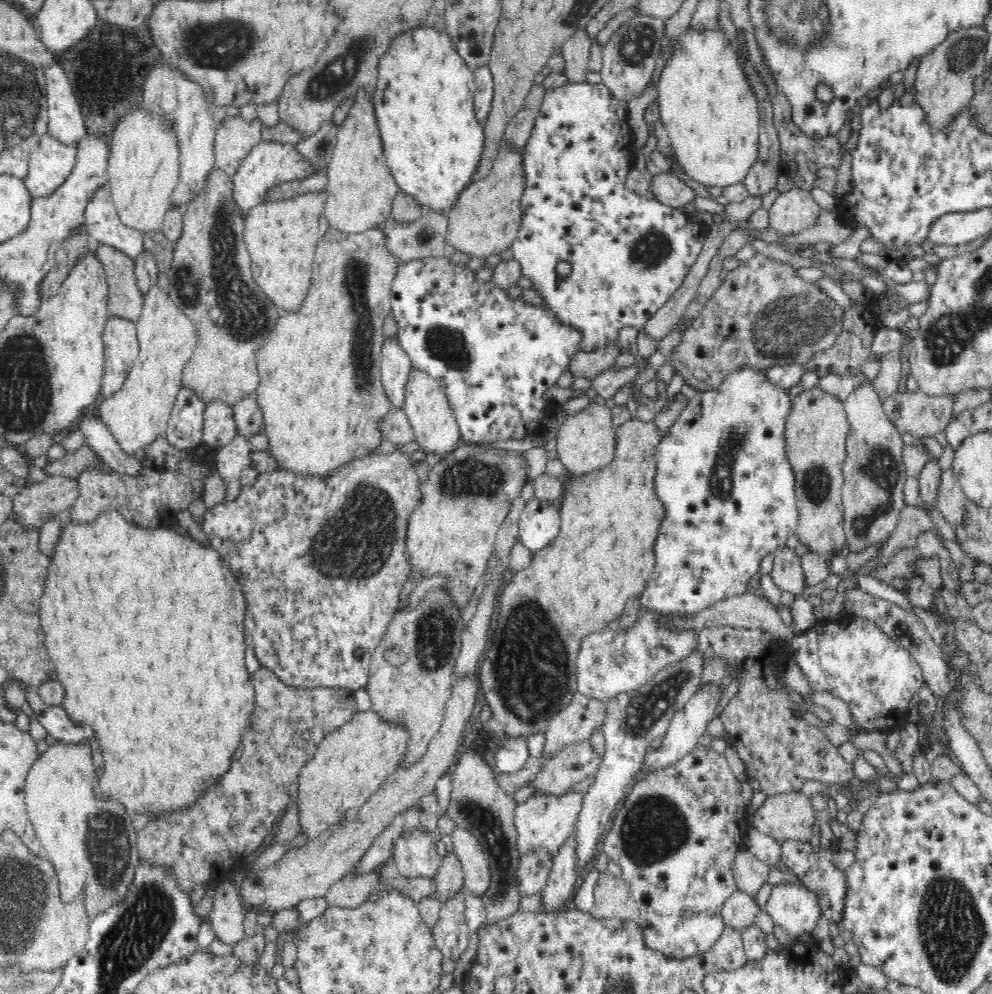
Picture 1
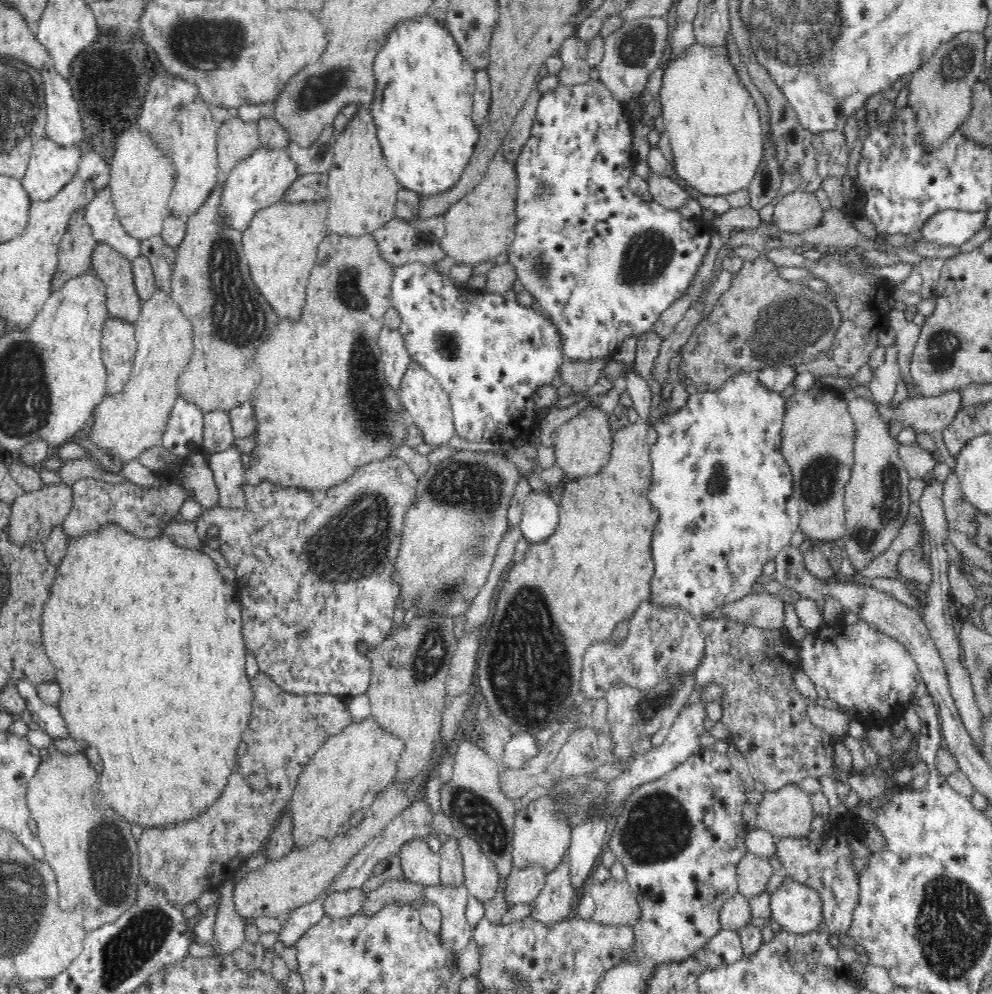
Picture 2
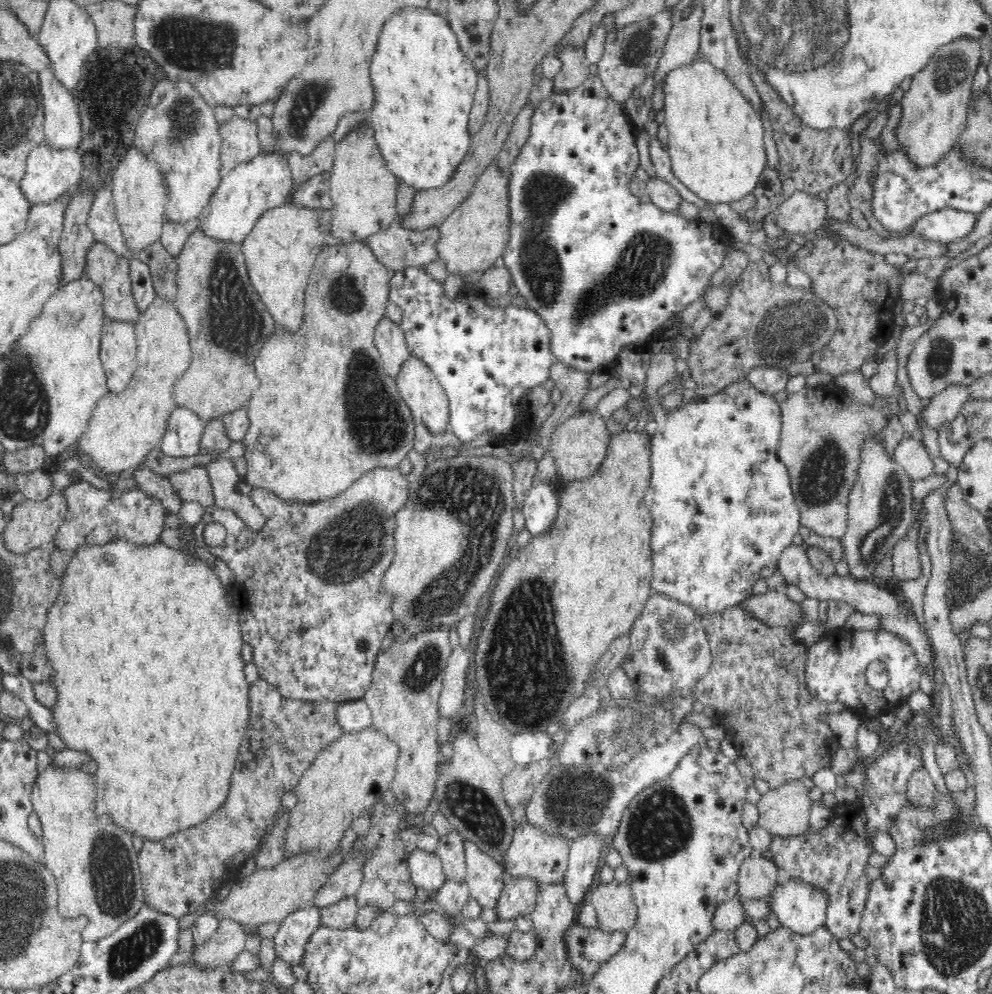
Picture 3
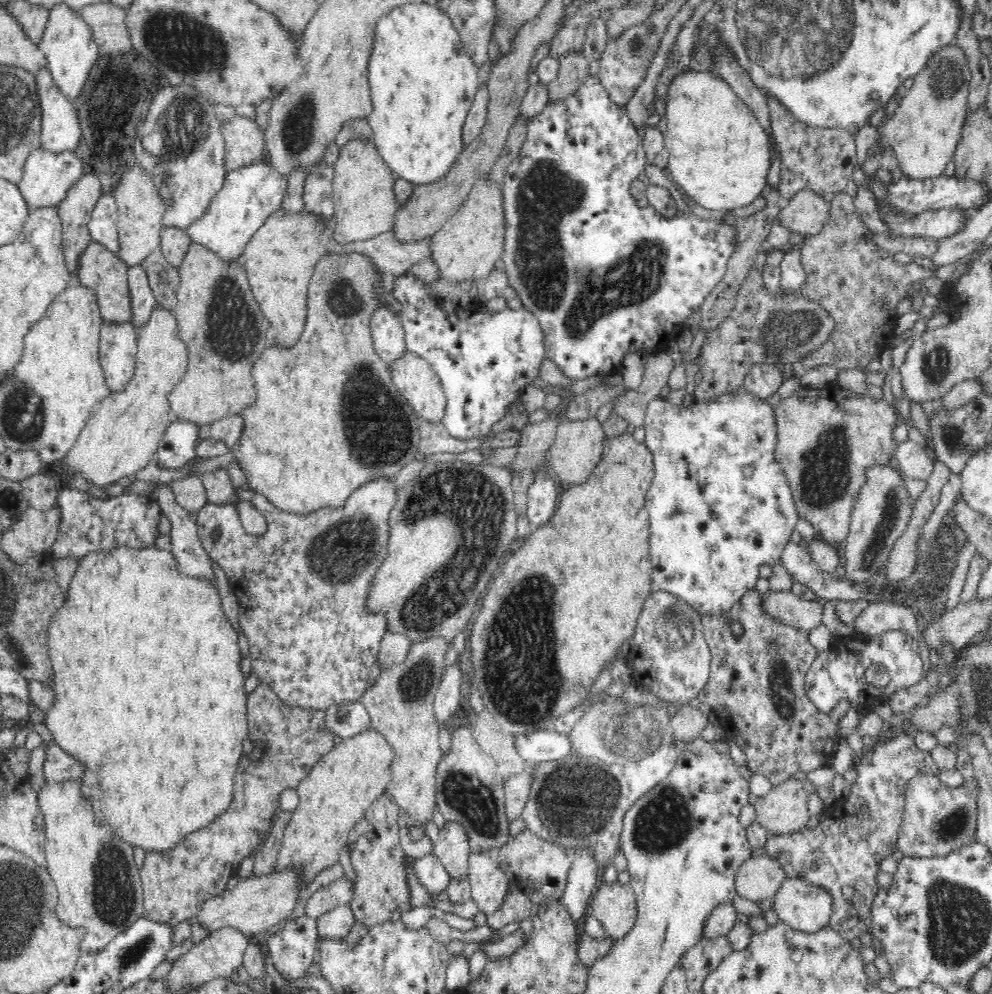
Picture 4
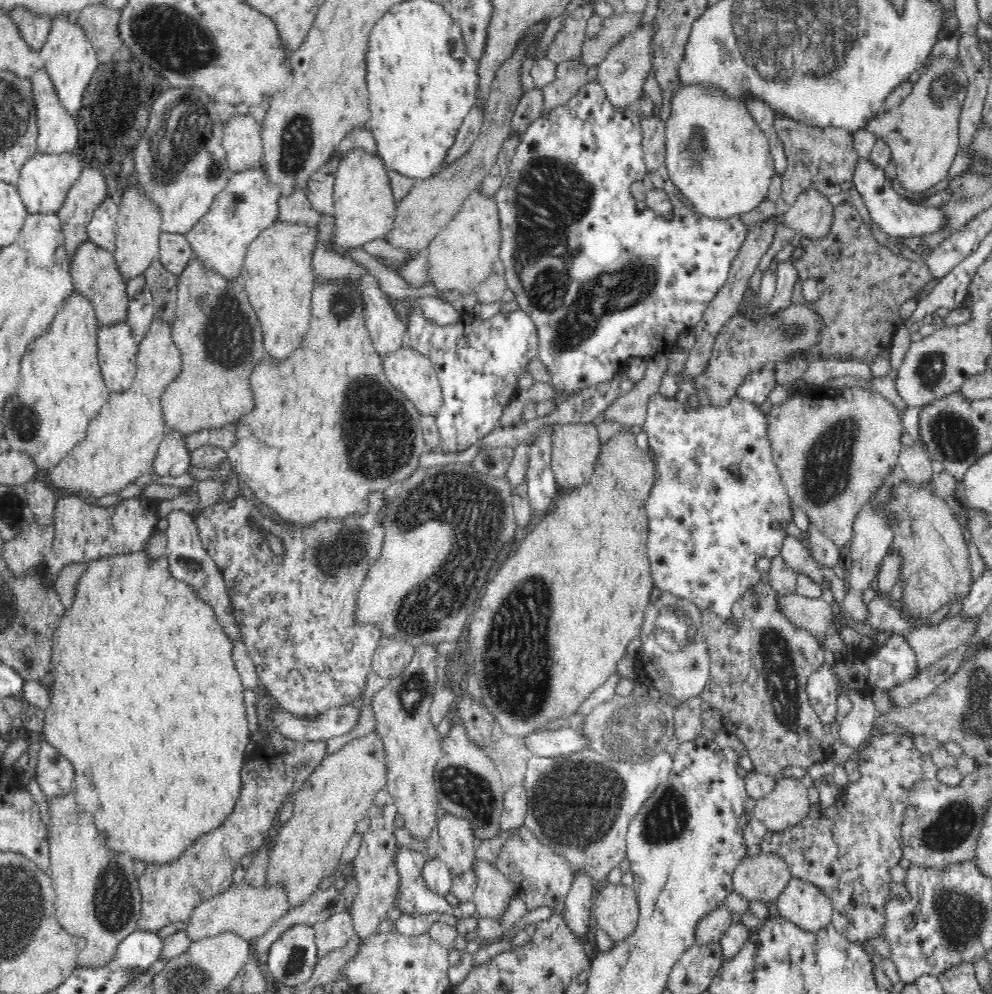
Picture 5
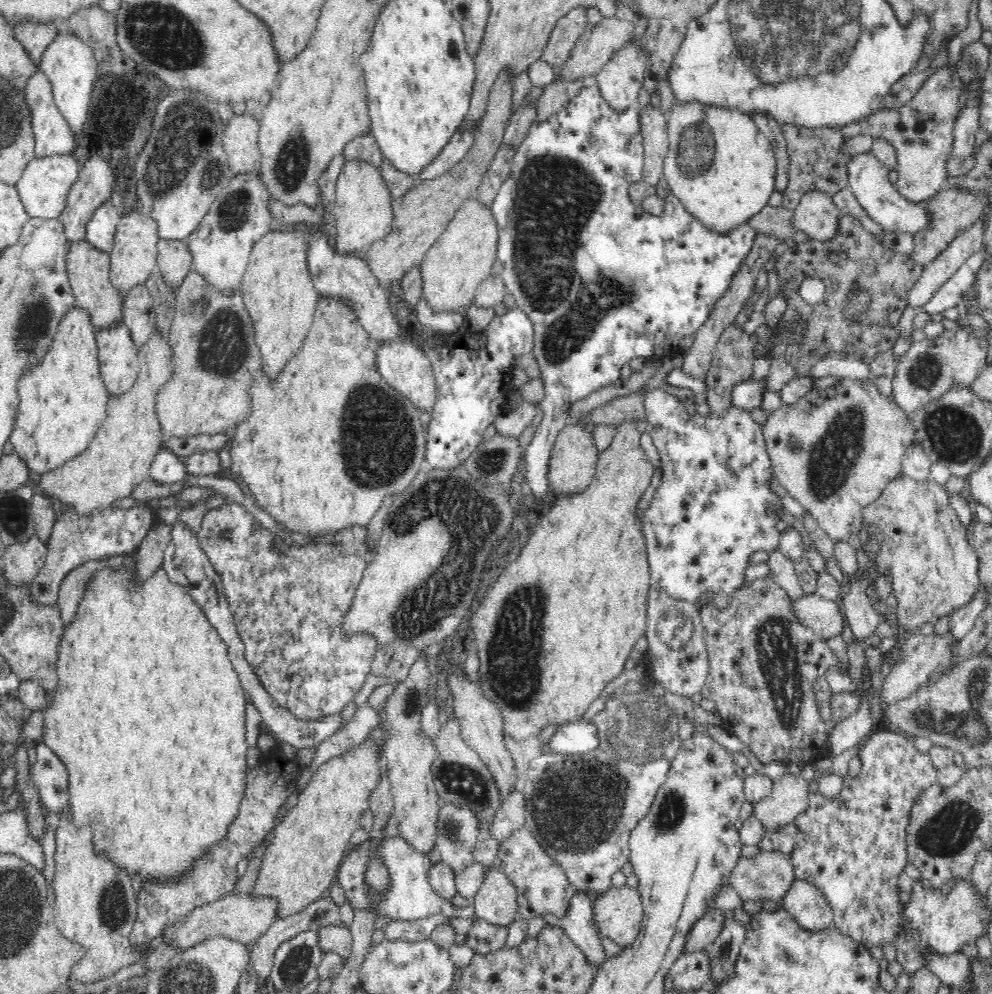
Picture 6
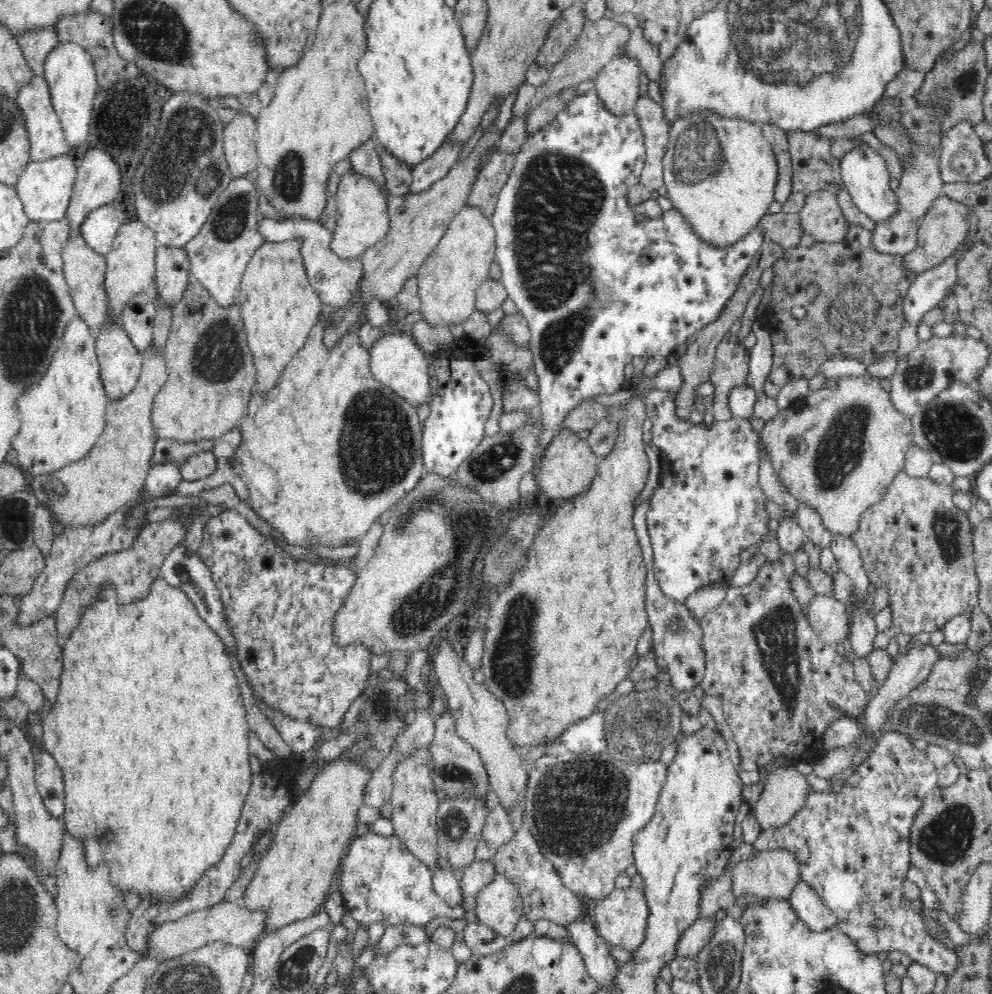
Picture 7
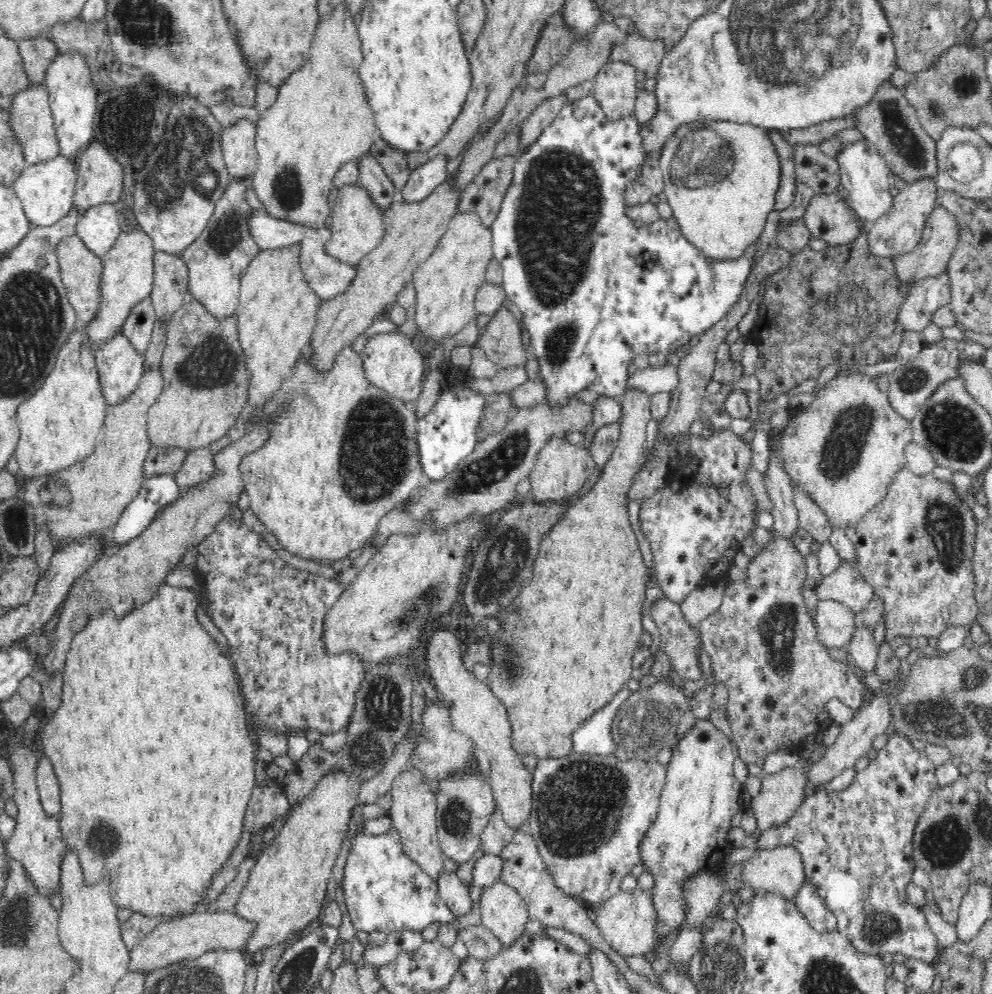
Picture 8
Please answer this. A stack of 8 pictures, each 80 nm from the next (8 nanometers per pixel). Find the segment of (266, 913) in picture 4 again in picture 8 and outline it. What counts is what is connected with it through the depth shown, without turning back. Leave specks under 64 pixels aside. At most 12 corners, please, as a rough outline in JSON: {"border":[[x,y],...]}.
{"border":[[198,909],[130,951],[150,974],[214,947],[242,950],[257,920]]}

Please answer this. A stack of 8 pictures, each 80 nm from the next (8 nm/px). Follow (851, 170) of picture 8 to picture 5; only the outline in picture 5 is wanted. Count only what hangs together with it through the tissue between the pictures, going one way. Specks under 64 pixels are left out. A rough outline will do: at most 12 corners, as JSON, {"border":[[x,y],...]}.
{"border":[[858,159],[853,184],[873,222],[906,241],[948,226],[944,207],[904,199],[884,170]]}

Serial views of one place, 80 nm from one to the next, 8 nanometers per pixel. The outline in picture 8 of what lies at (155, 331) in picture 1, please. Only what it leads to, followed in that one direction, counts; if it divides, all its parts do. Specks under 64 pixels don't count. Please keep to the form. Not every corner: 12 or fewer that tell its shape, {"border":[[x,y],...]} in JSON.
{"border":[[161,366],[107,406],[92,454],[20,497],[56,545],[116,524],[153,447]]}

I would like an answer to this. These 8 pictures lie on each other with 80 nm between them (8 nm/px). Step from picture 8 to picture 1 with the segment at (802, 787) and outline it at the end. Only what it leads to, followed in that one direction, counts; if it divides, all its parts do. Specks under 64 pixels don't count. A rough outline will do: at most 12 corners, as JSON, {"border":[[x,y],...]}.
{"border":[[801,792],[768,796],[752,825],[779,843],[817,824]]}

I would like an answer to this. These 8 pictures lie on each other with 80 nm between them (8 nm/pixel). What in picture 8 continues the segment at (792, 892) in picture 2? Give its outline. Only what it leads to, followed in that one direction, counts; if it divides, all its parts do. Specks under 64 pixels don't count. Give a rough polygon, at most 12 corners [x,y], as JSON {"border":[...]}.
{"border":[[805,882],[793,900],[814,931],[837,930],[837,919]]}

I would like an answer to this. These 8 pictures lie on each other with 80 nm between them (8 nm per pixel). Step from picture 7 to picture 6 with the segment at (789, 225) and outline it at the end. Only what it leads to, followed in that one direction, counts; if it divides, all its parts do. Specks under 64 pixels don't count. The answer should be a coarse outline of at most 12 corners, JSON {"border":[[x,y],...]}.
{"border":[[766,203],[747,223],[794,244],[792,210]]}

